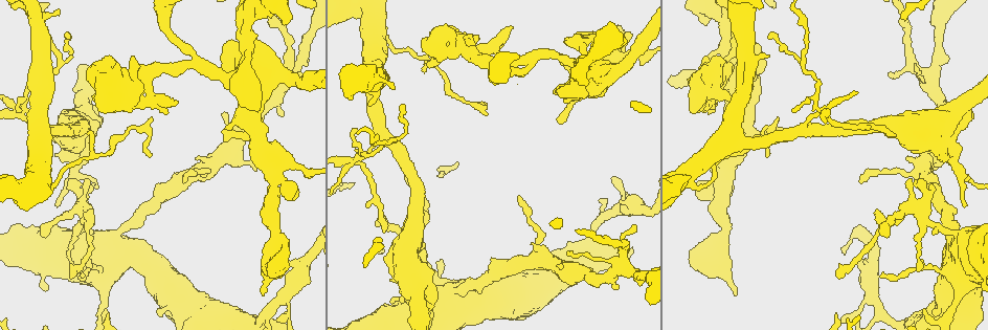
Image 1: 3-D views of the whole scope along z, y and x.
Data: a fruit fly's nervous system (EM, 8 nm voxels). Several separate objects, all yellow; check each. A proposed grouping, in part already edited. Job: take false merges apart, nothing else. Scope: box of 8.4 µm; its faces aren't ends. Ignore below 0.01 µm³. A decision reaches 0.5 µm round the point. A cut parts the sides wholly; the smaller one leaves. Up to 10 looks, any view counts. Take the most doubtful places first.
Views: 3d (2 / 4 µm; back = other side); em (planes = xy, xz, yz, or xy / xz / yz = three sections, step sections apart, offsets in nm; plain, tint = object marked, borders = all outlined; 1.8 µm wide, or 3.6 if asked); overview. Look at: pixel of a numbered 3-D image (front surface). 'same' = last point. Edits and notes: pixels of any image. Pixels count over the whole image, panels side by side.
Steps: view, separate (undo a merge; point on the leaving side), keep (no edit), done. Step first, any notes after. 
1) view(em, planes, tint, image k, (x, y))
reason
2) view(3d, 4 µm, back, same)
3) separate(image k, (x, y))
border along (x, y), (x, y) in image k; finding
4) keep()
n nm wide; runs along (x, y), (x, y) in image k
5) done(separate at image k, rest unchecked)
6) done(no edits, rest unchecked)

view(em, planes, tint, image 1, (25, 109))
abrupt turn

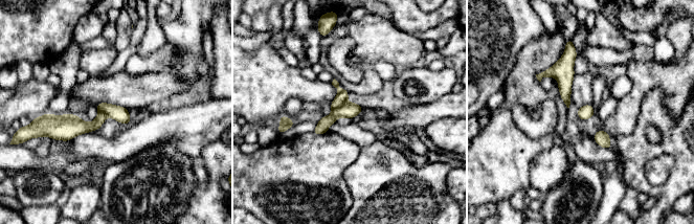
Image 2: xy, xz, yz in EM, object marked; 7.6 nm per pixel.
separate(image 2, (342, 94))
the part that leaves runs along (572, 48), (565, 64), (567, 102) in image 2; two neurons meet here

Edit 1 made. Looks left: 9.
view(3d, 2 µm, back, image 1, (255, 120))
thin neck

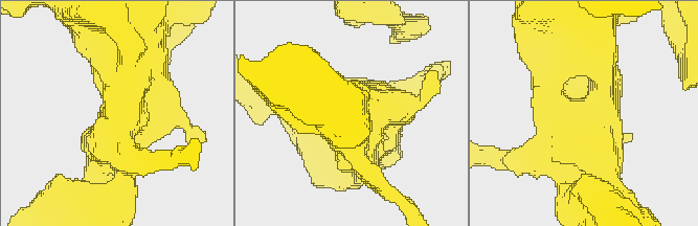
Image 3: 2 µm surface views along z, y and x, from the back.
view(em, yz, step 4, tint, image 3, (113, 120))
arms of 340, 550 nm; need the tissue

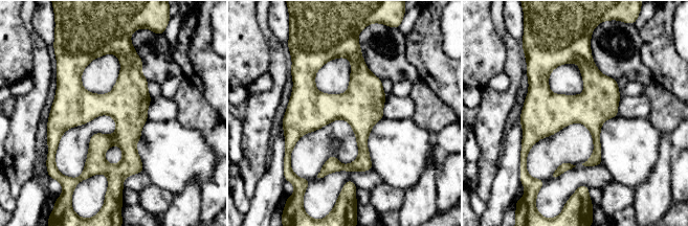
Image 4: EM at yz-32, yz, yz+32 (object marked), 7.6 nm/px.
view(em, planes, tint, same)
another direction

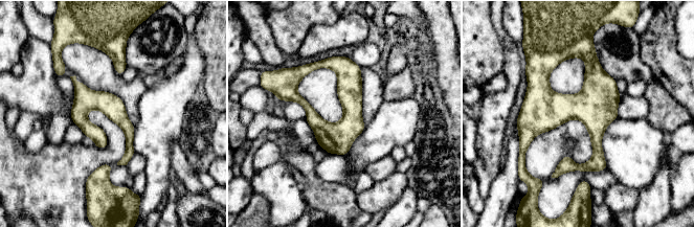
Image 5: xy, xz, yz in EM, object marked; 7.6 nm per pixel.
keep()
continuous, no second neuron

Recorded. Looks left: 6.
view(em, 3.6 µm, planes, tint, image 1, (461, 45))
four or more arms meet

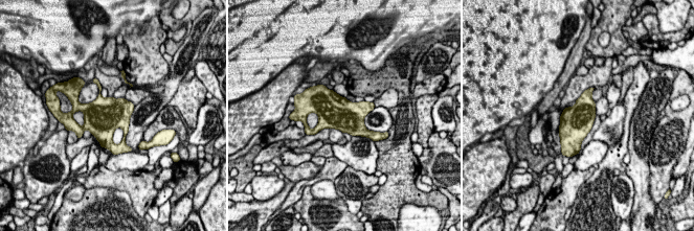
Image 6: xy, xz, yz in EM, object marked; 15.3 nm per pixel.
keep()
500 nm wide; continuous, no second neuron

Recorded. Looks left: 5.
view(em, planes, tint, image 1, (275, 263))
a narrow waist

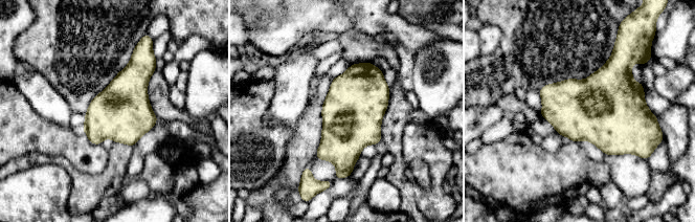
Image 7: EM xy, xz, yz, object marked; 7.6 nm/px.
keep()
440 nm wide; one neuron here

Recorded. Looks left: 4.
done(separate at image 2, rest unchecked)

